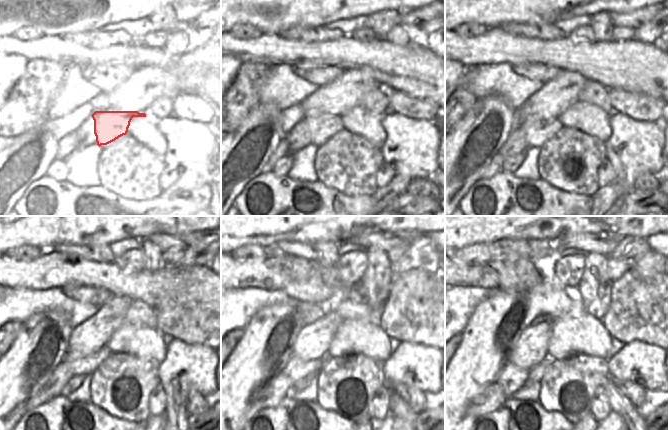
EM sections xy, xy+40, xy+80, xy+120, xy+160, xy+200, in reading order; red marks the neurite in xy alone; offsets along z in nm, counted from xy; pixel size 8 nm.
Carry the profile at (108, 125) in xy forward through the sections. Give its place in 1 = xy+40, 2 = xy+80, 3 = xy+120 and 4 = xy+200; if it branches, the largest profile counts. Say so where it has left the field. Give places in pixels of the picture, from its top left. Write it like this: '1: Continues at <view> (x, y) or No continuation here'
1: Continues at xy+40 (322, 128)
2: Continues at xy+80 (537, 132)
3: Continues at xy+120 (87, 365)
4: Continues at xy+200 (511, 378)

